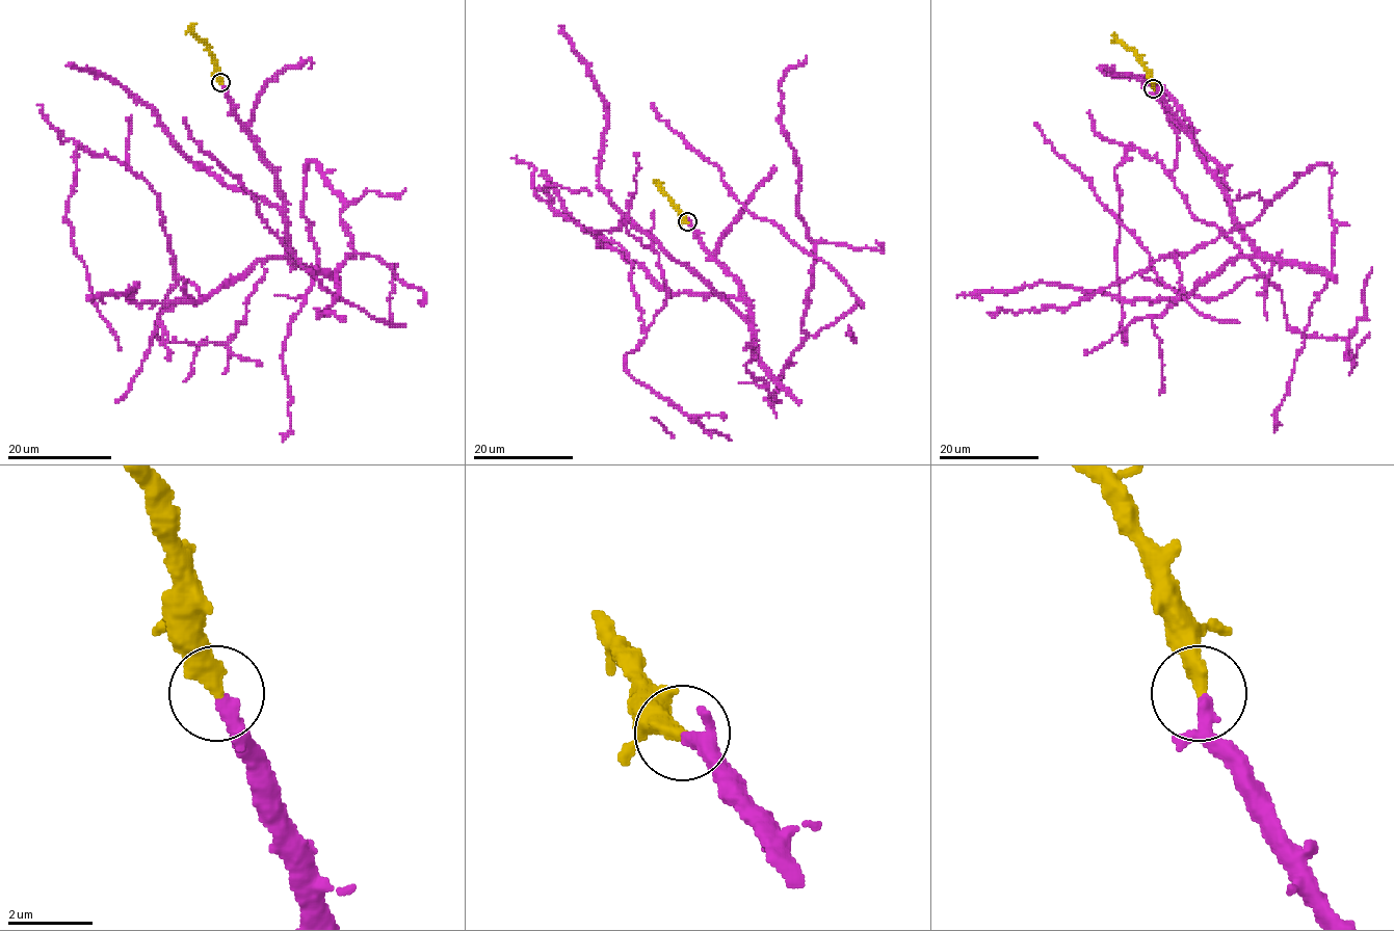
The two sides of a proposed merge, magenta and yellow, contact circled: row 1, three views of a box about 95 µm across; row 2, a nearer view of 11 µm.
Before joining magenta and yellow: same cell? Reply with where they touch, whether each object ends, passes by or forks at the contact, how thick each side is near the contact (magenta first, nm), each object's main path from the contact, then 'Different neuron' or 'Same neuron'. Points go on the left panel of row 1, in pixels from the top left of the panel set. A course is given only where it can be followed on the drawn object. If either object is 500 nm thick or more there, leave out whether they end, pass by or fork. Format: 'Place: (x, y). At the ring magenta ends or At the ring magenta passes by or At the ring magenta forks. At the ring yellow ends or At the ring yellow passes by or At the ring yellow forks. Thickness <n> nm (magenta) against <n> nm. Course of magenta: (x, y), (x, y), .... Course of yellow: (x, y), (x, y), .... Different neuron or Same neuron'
Place: (220, 82). At the ring magenta passes by. At the ring yellow ends. Thickness 240 nm (magenta) against 440 nm. Course of magenta: (221, 81), (275, 177), (286, 254), (172, 309), (201, 298), (159, 195), (77, 144), (67, 221), (121, 349). Course of yellow: (220, 81), (210, 49), (189, 30), (186, 33). Same neuron

